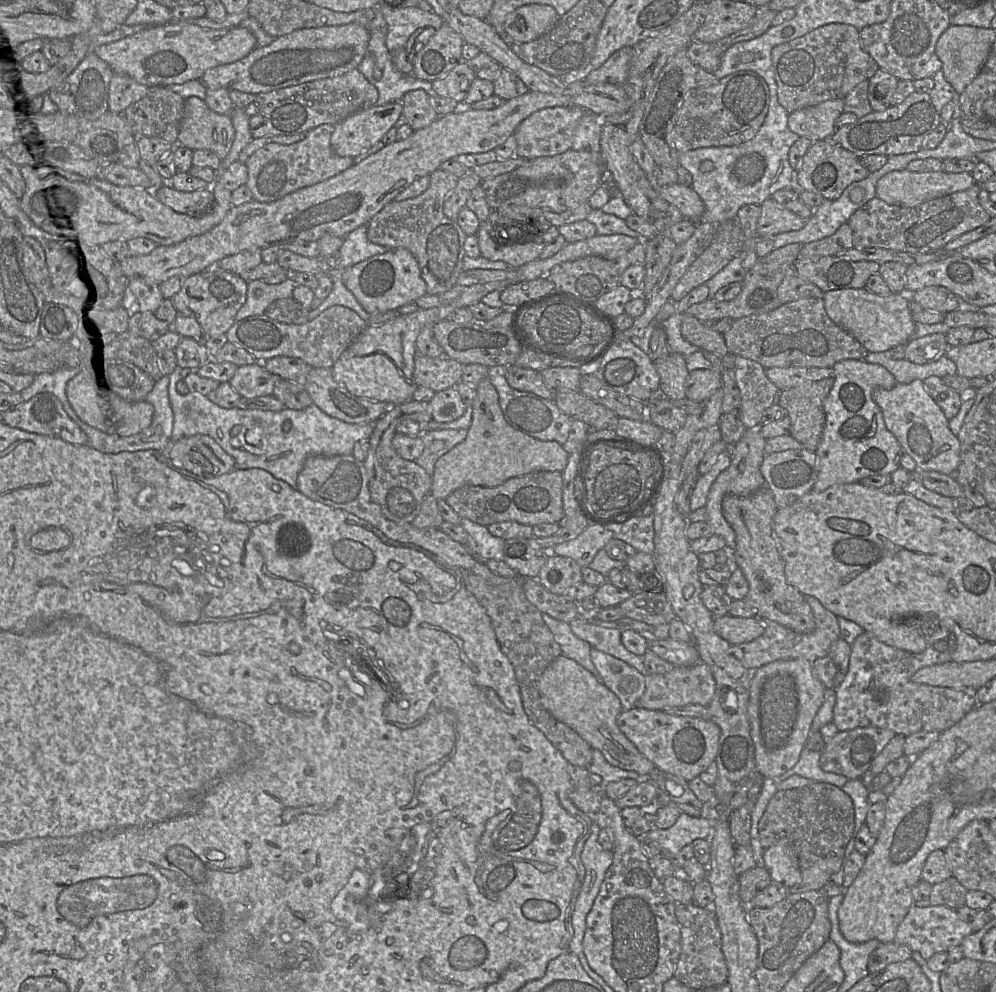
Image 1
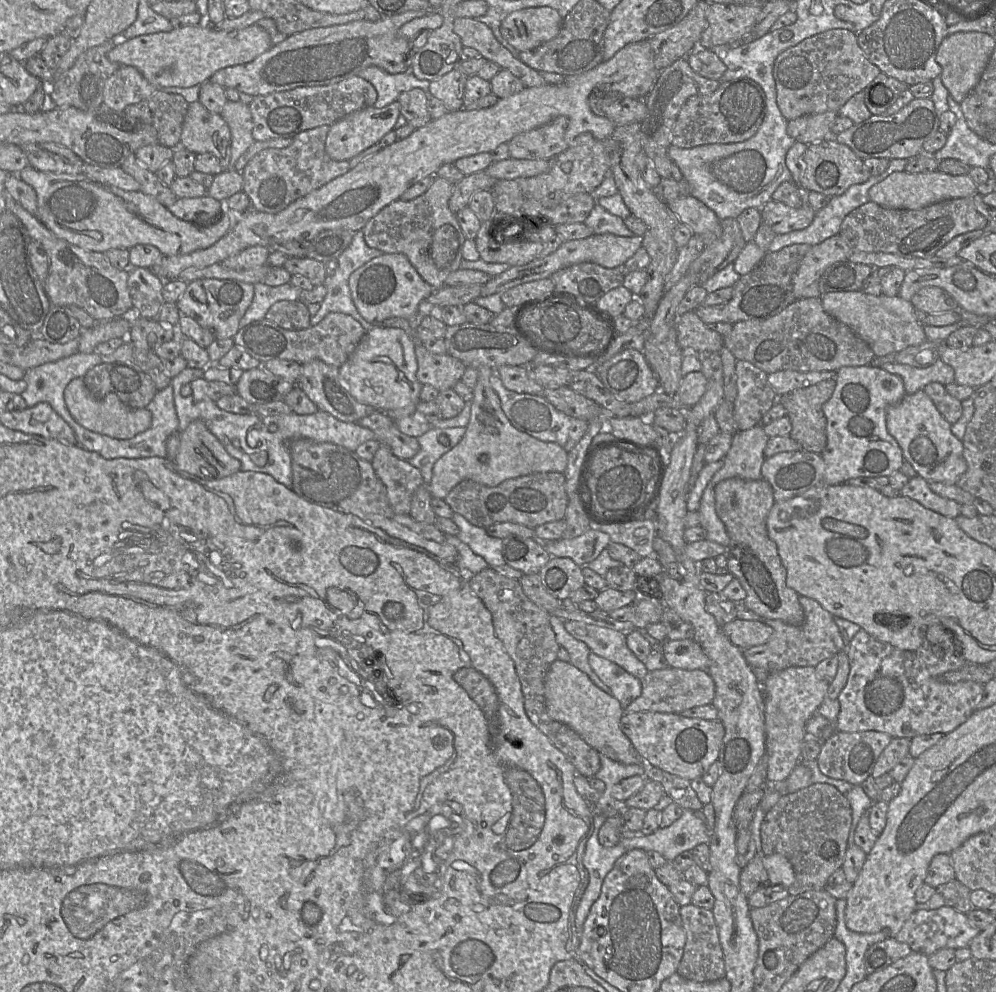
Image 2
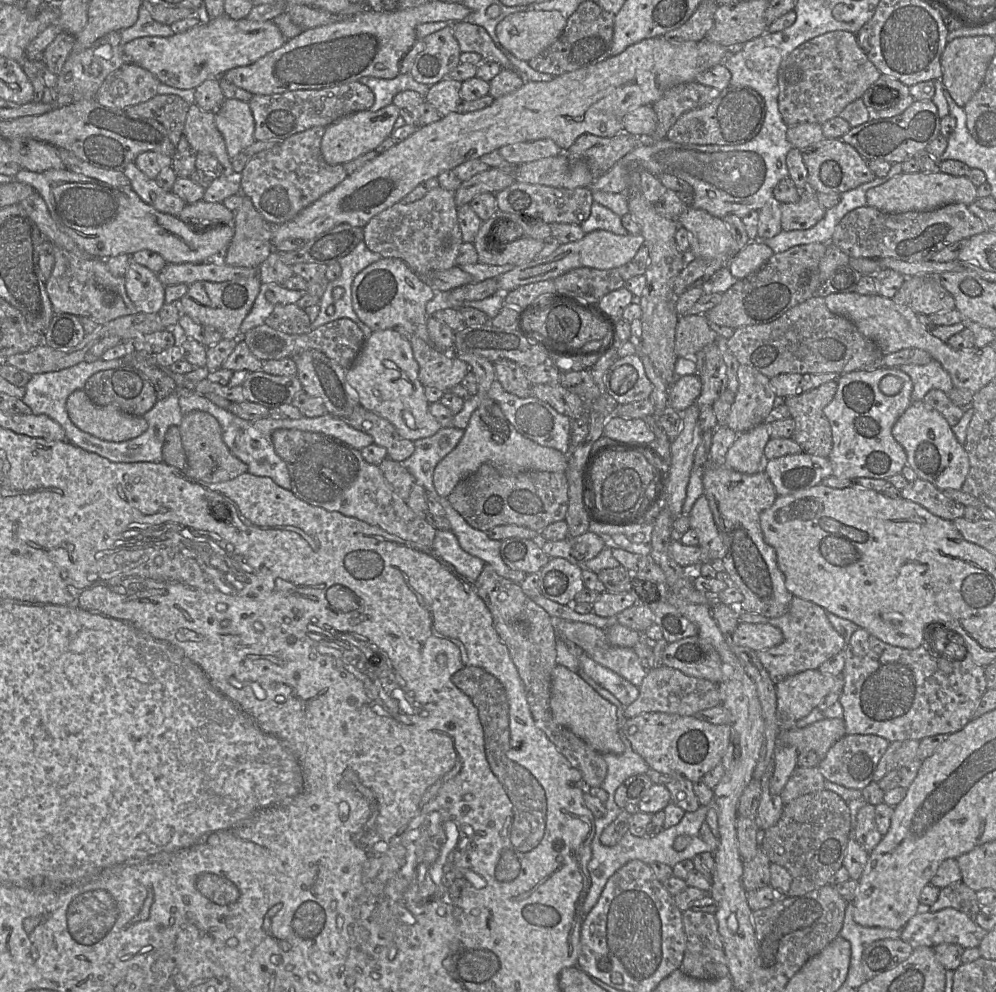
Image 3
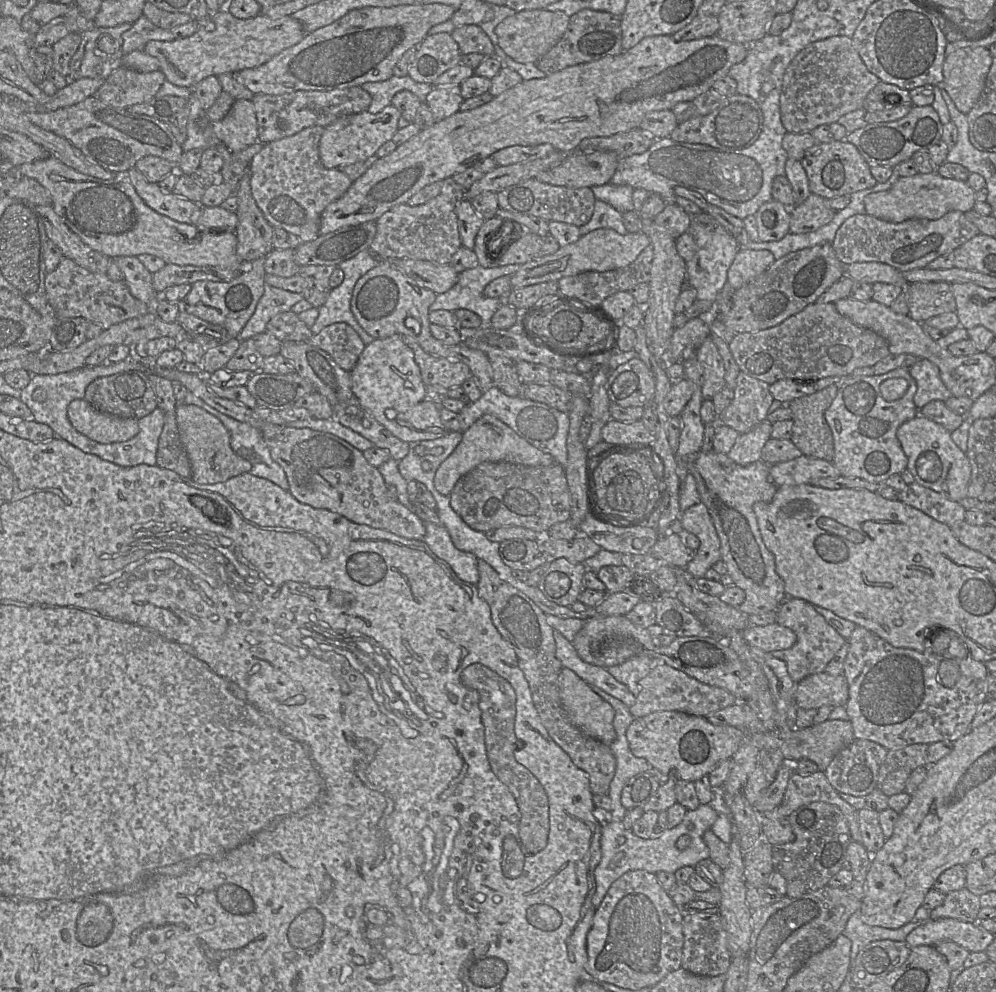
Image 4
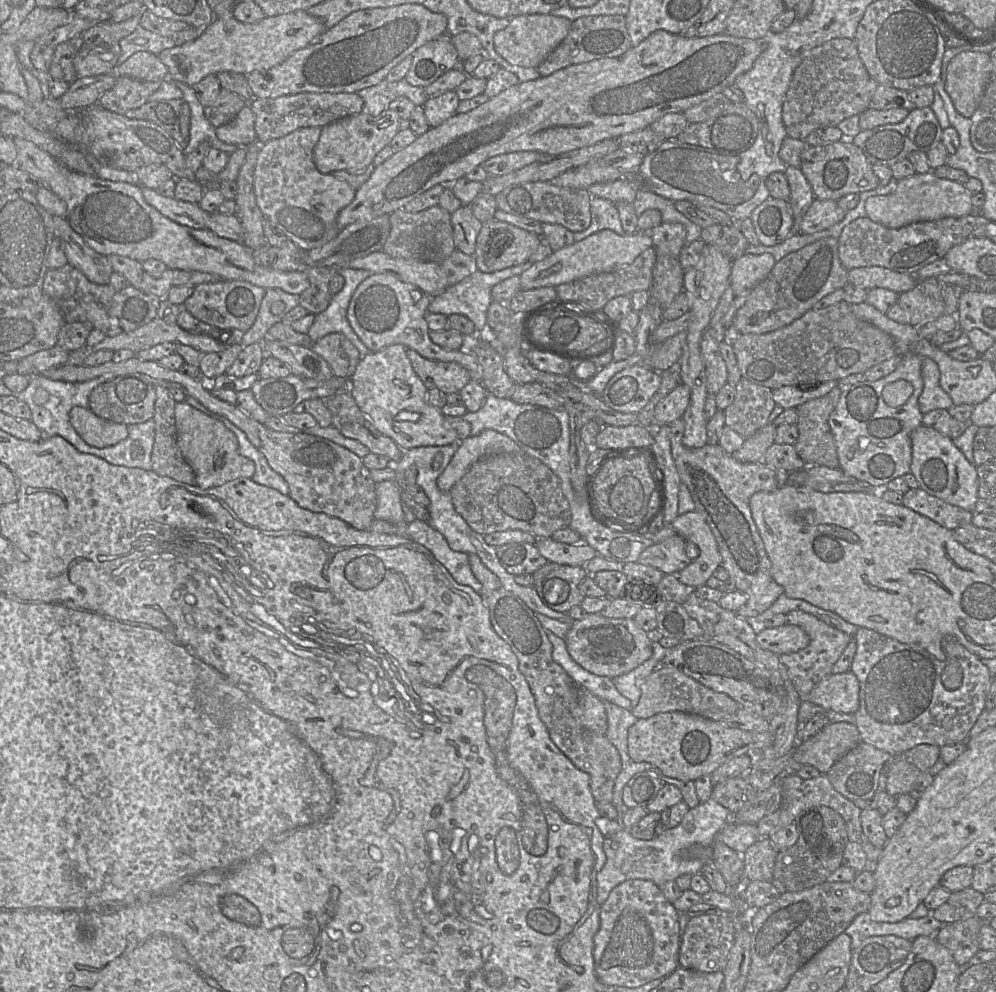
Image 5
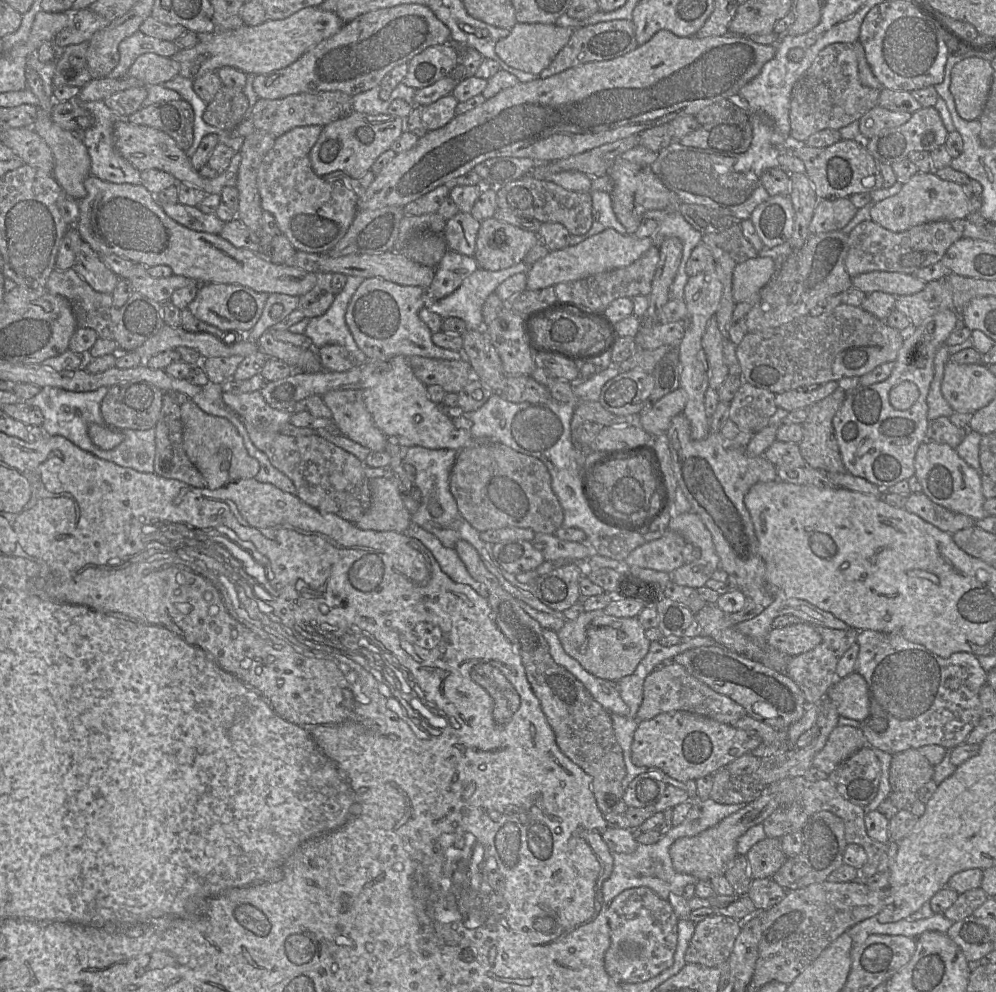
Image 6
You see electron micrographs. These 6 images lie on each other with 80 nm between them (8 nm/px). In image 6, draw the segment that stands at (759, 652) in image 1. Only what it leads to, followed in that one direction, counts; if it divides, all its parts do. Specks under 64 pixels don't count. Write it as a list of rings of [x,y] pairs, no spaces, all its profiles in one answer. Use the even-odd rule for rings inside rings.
[[[814,625],[821,635],[821,642],[813,649],[789,658],[788,676],[799,686],[807,704],[818,704],[826,697],[828,689],[837,679],[836,667],[844,653],[857,642],[858,631],[854,628],[840,630]]]

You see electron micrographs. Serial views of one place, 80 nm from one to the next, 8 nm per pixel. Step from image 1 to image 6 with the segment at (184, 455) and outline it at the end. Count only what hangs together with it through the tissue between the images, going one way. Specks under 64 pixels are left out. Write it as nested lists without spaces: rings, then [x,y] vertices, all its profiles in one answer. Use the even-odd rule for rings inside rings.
[[[190,399],[180,406],[180,412],[184,426],[184,450],[203,476],[205,488],[217,489],[231,482],[254,478],[257,475],[259,463],[248,454],[243,438],[230,421],[203,412]]]

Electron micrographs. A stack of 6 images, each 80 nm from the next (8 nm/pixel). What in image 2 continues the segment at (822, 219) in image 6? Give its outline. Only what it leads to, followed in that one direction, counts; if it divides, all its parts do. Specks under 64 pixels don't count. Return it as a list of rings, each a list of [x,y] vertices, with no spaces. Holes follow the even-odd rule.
[[[770,200],[760,208],[762,223],[776,235],[808,227],[812,223],[815,213],[816,211],[807,202],[804,202],[799,208],[792,208]]]

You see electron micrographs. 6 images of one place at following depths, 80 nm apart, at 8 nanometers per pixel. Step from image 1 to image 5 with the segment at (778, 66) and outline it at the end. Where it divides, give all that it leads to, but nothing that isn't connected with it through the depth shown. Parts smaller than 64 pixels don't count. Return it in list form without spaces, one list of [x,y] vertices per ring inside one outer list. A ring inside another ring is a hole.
[[[837,38],[813,48],[795,69],[782,107],[782,120],[787,136],[806,141],[814,130],[837,126],[841,121],[860,115],[869,108],[879,83],[866,68],[855,40]]]

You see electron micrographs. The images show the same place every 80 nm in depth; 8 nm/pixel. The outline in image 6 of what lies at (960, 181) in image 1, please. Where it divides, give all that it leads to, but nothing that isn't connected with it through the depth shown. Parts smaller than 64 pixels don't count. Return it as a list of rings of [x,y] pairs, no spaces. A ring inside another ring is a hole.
[[[934,172],[916,173],[896,195],[875,203],[870,209],[871,220],[892,232],[903,232],[914,226],[966,218],[969,211],[969,194],[965,186],[943,180]]]

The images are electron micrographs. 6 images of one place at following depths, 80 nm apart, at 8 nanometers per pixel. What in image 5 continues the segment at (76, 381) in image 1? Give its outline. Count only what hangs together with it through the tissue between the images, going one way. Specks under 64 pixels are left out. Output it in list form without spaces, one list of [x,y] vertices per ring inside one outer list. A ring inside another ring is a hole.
[[[74,406],[69,416],[75,431],[90,446],[96,448],[112,446],[128,436],[127,425],[102,419],[89,408]]]

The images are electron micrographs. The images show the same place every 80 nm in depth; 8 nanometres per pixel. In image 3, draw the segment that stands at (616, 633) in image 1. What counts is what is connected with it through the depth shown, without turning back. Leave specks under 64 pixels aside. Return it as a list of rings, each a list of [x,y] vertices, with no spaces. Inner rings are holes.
[[[553,619],[557,637],[579,646],[597,663],[611,669],[637,687],[647,671],[632,648],[608,644],[605,631],[596,626],[564,619]]]

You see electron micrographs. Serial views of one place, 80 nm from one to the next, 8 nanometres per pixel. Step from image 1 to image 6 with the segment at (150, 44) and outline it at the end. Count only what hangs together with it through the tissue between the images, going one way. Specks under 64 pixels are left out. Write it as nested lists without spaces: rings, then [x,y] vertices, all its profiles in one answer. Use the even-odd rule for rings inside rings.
[[[319,6],[307,7],[281,20],[266,20],[258,26],[243,26],[228,31],[196,33],[200,40],[194,47],[179,50],[171,59],[180,64],[179,75],[195,80],[207,72],[231,66],[245,74],[267,74],[285,68],[322,41],[335,35],[344,22]]]

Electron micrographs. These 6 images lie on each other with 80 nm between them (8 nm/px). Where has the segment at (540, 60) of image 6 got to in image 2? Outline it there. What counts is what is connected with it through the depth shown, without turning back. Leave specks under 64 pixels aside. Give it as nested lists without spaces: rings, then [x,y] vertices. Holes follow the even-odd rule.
[[[530,7],[509,14],[501,25],[501,34],[517,51],[528,51],[553,39],[562,21],[554,8]]]

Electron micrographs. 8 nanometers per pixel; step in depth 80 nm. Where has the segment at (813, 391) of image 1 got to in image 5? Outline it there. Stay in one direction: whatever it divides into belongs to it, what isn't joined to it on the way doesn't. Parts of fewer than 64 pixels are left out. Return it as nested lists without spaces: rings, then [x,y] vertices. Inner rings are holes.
[[[837,386],[826,395],[796,407],[798,439],[794,447],[806,465],[839,468],[835,440],[828,420],[840,395],[841,389]]]

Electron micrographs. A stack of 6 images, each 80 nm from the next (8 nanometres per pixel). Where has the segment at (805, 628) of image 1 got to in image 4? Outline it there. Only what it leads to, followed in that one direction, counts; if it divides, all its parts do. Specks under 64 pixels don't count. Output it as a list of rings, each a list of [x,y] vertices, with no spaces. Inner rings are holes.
[[[699,451],[677,458],[680,485],[690,473],[695,479],[701,502],[706,506],[721,543],[721,560],[733,584],[745,593],[745,600],[737,608],[746,615],[777,612],[787,598],[784,581],[775,569],[775,558],[765,546],[753,510],[756,502],[771,502],[778,486],[770,476],[770,465],[762,460],[739,465],[728,455]]]

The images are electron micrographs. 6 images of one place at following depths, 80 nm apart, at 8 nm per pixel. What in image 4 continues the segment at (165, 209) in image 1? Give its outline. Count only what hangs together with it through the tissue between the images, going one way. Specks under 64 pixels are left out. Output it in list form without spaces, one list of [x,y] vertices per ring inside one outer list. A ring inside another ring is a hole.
[[[235,100],[227,115],[211,124],[216,138],[232,153],[258,141],[256,113],[251,100]],[[52,156],[23,164],[17,168],[24,177],[36,180],[49,191],[53,210],[84,244],[110,259],[150,254],[161,258],[166,264],[216,266],[240,272],[244,269],[244,265],[248,265],[241,262],[237,256],[237,237],[235,232],[201,231],[193,224],[177,222],[157,213],[144,203],[134,186],[124,175],[116,175],[106,181],[100,180],[79,173]]]

